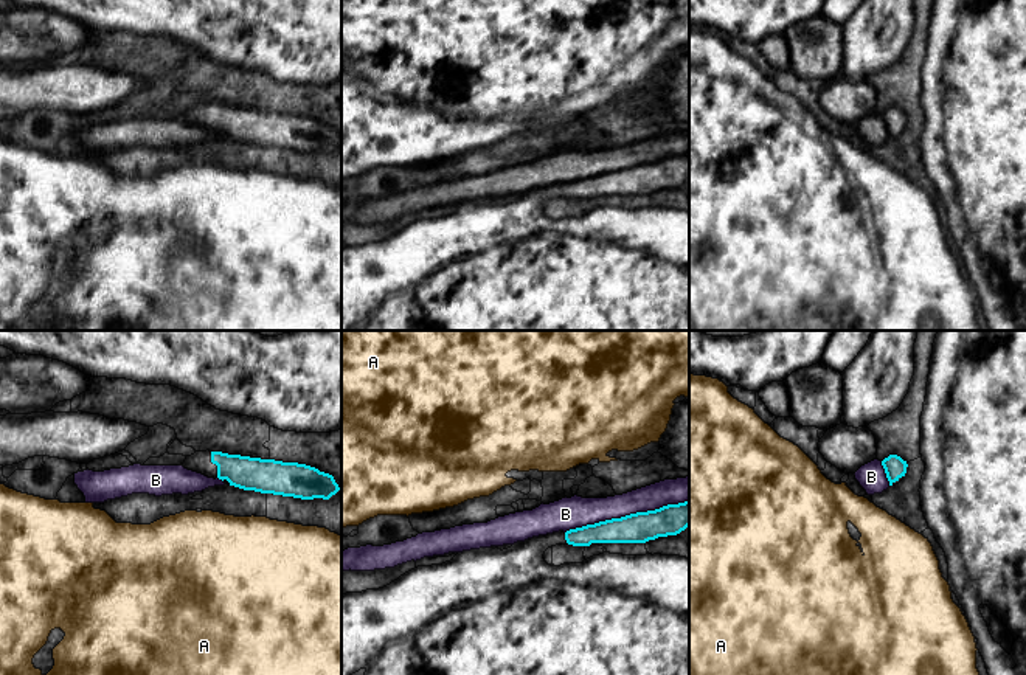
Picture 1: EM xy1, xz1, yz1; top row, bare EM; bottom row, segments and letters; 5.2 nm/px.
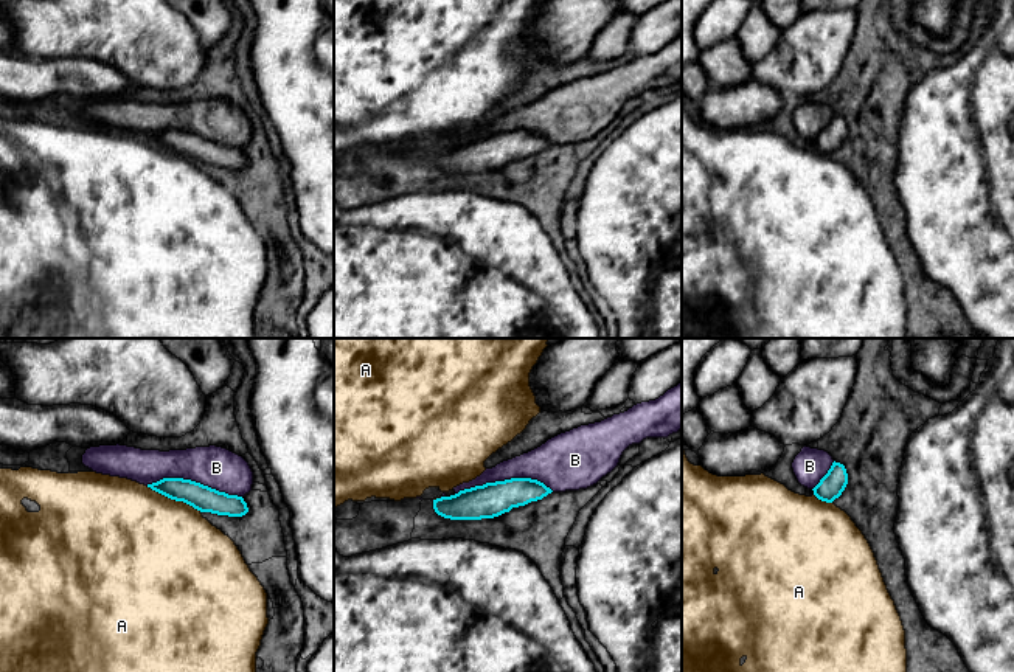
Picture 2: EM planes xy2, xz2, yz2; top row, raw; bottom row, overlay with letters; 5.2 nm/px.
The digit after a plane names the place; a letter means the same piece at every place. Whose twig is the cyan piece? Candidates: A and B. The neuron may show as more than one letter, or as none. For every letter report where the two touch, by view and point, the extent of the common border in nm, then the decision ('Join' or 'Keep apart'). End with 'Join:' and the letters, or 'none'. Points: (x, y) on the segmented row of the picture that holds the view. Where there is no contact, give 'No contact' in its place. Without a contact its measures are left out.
A: Touches cyan at xy2 (174, 498). Shared border 320 nm. Keep apart
B: Touches cyan at xz1 (626, 515). Shared border 650 nm. Keep apart
Join: none

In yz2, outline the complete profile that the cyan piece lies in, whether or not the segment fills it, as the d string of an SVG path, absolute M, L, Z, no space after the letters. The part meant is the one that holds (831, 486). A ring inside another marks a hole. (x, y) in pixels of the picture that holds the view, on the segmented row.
M832 462L828 473L820 480L820 483L812 489L814 495L826 503L832 503L842 495L848 484L848 473L843 464Z

